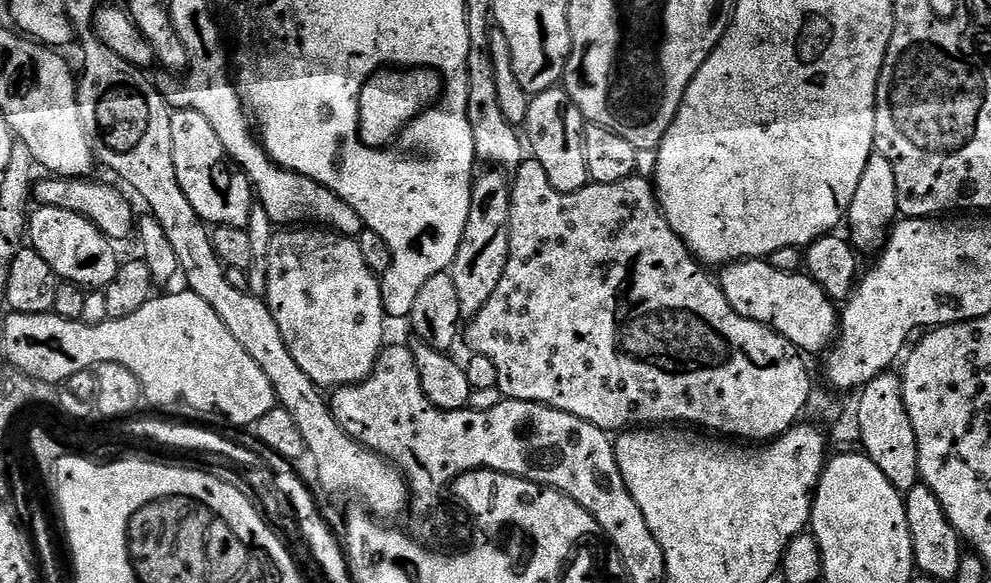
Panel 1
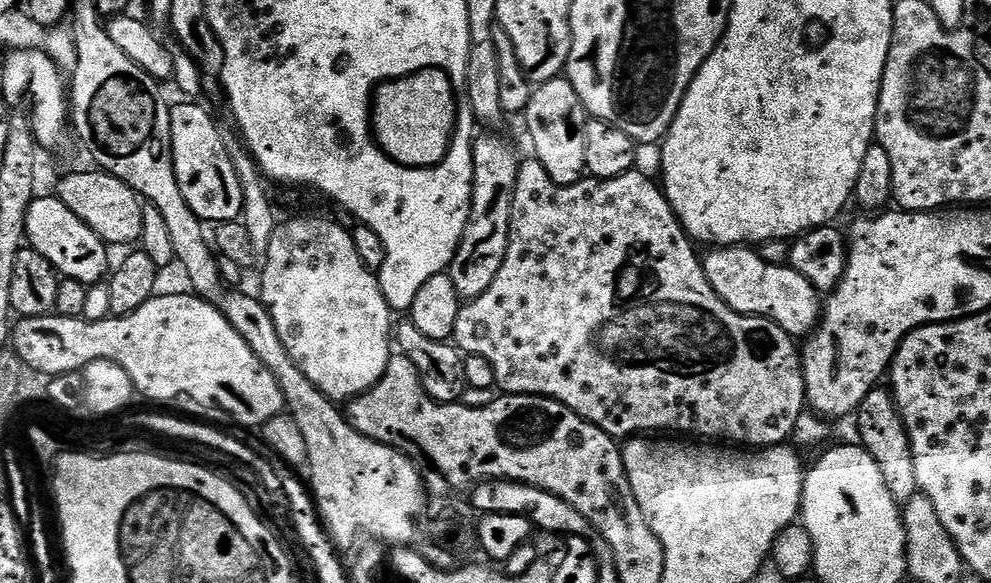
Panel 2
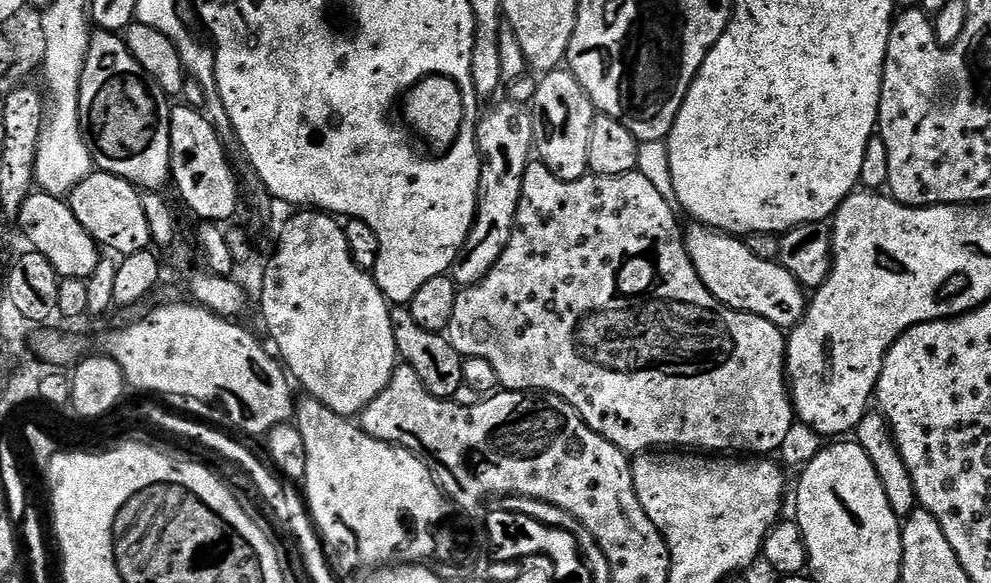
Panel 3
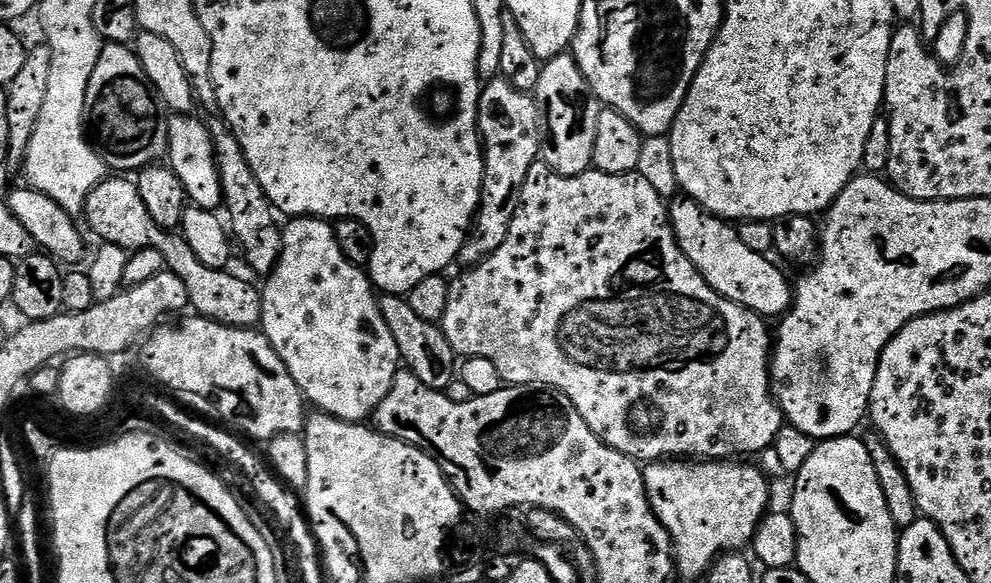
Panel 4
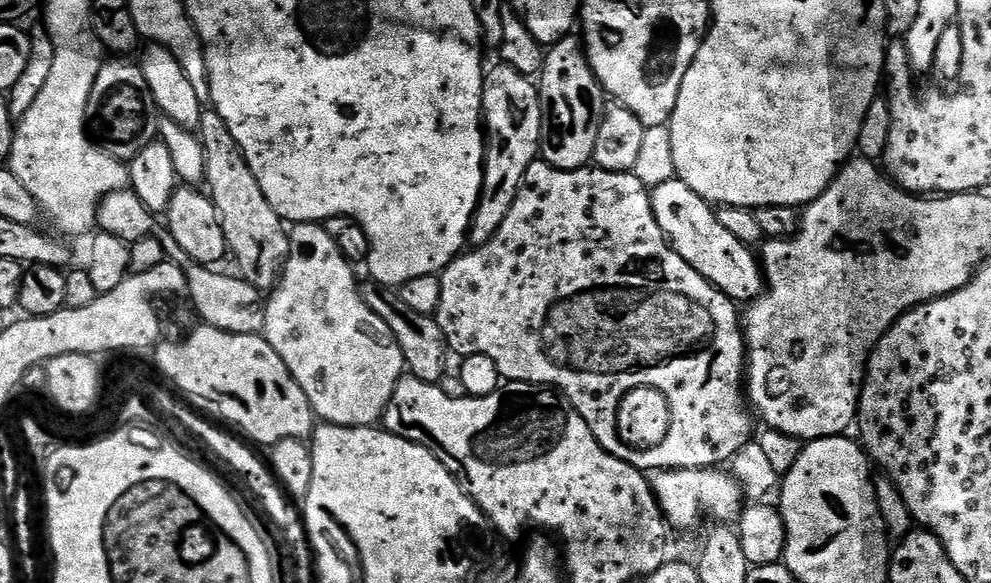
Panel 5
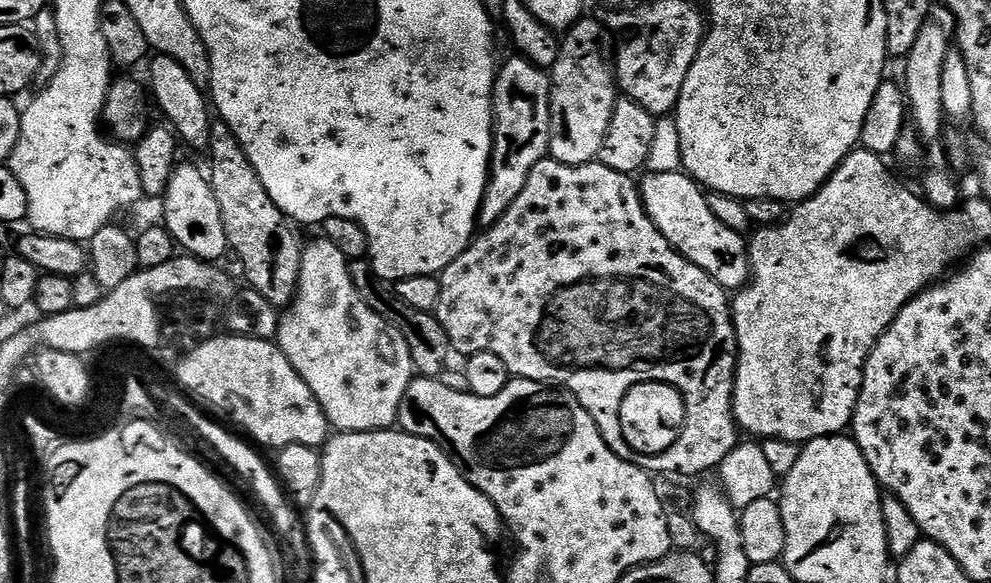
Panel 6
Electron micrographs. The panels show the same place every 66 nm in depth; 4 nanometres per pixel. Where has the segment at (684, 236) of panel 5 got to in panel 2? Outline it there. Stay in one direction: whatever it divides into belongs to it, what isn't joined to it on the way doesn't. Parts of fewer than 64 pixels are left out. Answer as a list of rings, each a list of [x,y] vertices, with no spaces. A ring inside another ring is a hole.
[[[716,246],[709,252],[712,253],[708,257],[705,255],[702,260],[704,273],[710,286],[716,291],[718,298],[726,302],[726,306],[733,308],[741,316],[764,316],[782,326],[782,330],[786,330],[793,338],[804,338],[816,331],[822,315],[822,296],[814,286],[810,286],[810,282],[806,282],[806,278],[802,278],[802,274],[785,265],[766,262],[760,257],[759,251],[748,246]]]

